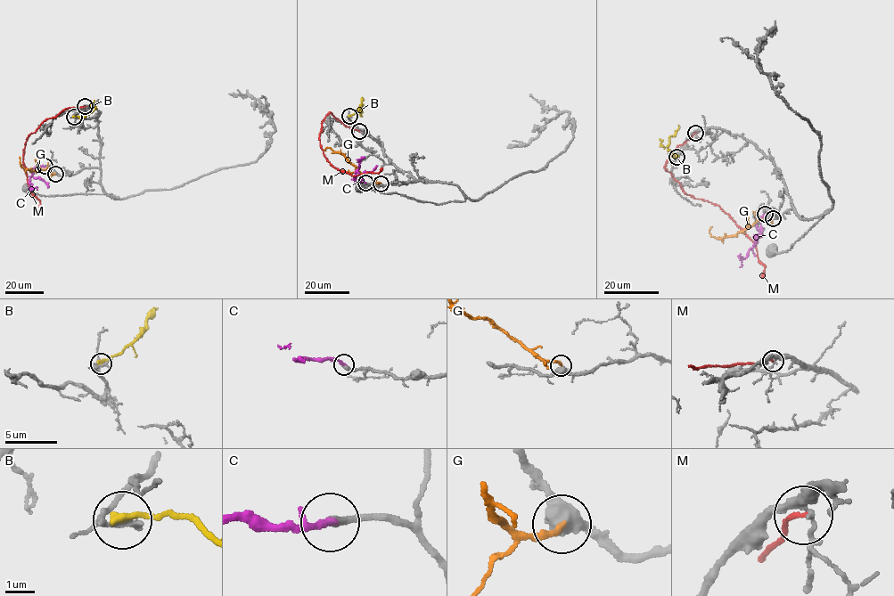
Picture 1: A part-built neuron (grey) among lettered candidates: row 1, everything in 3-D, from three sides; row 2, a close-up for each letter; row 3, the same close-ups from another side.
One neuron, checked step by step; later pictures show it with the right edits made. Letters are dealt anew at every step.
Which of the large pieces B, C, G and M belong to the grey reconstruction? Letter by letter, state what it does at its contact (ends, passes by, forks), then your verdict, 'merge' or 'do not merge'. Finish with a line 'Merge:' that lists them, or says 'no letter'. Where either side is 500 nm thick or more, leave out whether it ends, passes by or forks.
B: it ends there; do not merge
C: it ends there; merge
G: merge
M: it ends there; do not merge
Merge: C, G

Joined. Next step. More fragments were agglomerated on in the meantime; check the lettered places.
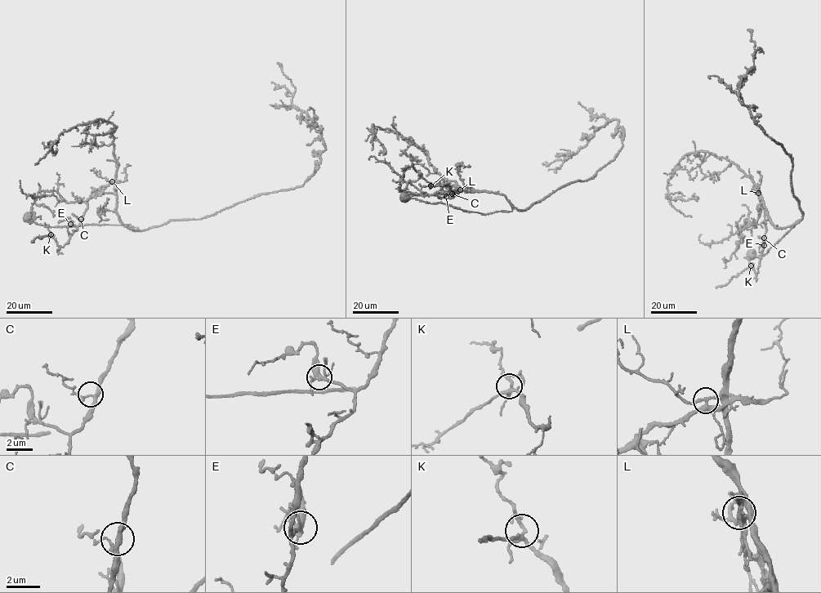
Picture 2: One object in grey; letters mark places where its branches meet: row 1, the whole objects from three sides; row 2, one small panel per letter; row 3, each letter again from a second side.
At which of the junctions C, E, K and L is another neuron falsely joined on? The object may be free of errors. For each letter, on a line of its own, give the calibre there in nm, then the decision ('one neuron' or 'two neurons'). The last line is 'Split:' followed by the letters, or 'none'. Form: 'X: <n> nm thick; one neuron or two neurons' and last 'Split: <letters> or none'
C: 240 nm thick; one neuron
E: 280 nm thick; one neuron
K: 220 nm thick; one neuron
L: 260 nm thick; two neurons
Split: L

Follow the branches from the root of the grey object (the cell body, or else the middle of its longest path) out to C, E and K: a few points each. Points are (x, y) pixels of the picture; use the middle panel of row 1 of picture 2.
C: (405, 196), (482, 213), (512, 211), (501, 194), (467, 189), (450, 198), (453, 197), (452, 193)
E: (405, 196), (482, 213), (512, 211), (505, 196), (493, 192), (467, 189), (450, 198), (452, 192), (446, 196)
K: (405, 196), (482, 213), (512, 211), (501, 194), (467, 189), (450, 198), (454, 193), (449, 185), (430, 185)

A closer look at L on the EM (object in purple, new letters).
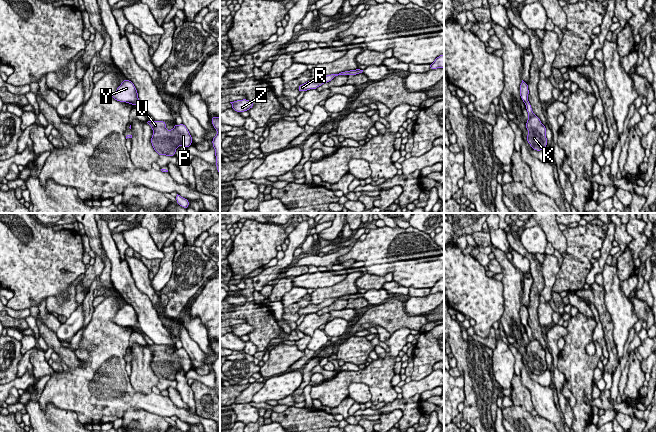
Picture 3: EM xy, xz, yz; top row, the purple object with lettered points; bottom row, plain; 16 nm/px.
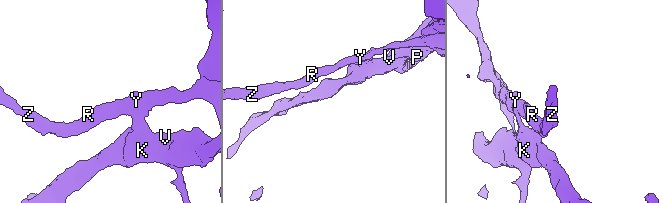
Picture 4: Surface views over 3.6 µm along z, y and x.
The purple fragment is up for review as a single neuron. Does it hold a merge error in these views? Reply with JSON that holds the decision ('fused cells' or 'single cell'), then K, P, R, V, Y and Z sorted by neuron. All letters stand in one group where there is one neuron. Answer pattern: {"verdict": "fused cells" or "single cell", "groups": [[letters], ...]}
{"verdict": "fused cells", "groups": [["K", "P", "V"], ["R", "Y", "Z"]]}

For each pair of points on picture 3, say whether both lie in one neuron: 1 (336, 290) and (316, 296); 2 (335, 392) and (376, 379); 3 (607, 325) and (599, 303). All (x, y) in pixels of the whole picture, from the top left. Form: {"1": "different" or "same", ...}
{"1": "same", "2": "same", "3": "same"}

